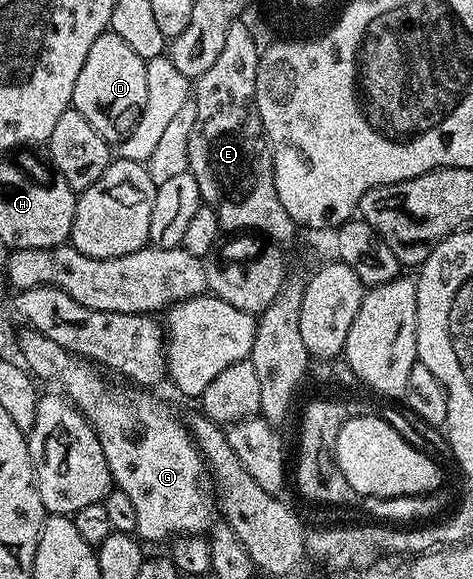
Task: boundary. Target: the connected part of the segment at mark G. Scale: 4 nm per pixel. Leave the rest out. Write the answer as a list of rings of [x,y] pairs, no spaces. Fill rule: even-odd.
[[[24,327],[20,333],[20,353],[23,364],[41,382],[53,381],[57,385],[53,386],[63,391],[68,400],[83,413],[85,419],[92,422],[96,438],[102,443],[102,451],[112,472],[115,488],[121,489],[134,506],[138,518],[135,536],[141,542],[164,540],[167,542],[181,535],[204,535],[211,530],[218,517],[218,501],[214,496],[214,485],[210,480],[204,456],[200,454],[200,449],[192,440],[187,424],[183,420],[179,421],[152,394],[155,392],[144,387],[115,389],[112,385],[104,386],[104,377],[100,374],[103,372],[95,364],[76,356],[69,349],[63,349],[58,343],[54,343],[54,339],[42,335],[31,327]]]

